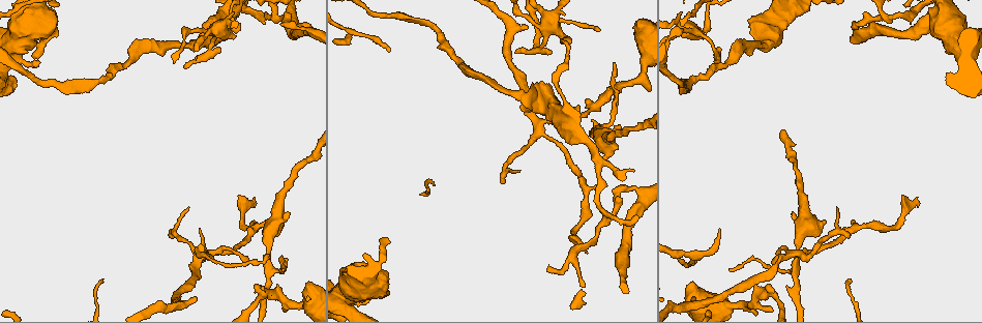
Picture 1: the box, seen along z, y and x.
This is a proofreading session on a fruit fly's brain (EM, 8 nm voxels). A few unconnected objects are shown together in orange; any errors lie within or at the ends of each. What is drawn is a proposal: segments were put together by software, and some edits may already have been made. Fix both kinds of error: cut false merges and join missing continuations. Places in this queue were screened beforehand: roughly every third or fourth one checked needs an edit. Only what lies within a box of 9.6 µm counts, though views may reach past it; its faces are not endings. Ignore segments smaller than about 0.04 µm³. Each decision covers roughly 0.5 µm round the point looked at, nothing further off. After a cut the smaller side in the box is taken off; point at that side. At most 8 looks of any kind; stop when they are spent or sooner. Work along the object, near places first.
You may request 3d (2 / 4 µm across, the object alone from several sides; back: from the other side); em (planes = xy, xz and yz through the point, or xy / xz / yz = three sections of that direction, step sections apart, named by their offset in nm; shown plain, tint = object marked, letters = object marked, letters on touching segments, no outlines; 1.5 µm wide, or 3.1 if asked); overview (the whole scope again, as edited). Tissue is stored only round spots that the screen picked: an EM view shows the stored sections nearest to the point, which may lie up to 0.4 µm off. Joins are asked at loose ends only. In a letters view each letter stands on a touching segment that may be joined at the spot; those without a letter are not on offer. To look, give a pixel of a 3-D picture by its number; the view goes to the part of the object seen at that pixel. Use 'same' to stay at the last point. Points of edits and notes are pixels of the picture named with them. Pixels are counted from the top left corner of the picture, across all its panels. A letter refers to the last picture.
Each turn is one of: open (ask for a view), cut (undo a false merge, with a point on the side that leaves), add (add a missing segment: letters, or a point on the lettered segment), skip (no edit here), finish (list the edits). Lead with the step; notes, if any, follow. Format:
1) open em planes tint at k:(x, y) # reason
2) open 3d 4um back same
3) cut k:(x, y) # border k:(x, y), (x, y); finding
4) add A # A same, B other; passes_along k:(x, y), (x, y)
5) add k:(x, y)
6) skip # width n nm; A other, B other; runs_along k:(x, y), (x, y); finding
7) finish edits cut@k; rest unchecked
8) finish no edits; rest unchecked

open 3d 2um back at 1:(275, 11) # looks like a crossing

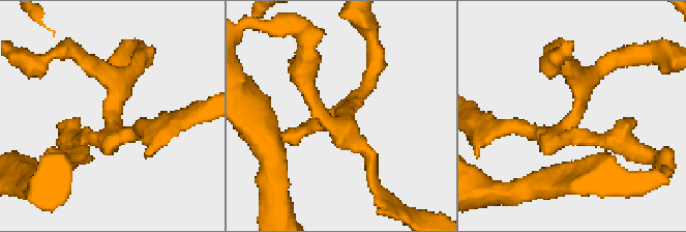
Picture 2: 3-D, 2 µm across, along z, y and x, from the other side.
open em xz step 4 letters at 2:(105, 123) # arms 4; need the tissue

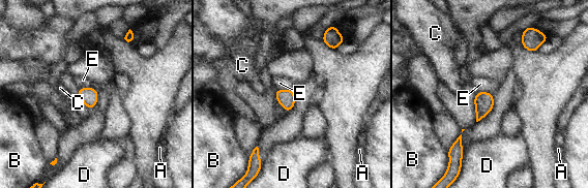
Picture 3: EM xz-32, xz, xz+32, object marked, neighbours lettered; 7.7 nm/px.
skip # longest_contact E 140 nm; A other, B other, C other, D other, E other; continuous, no second neuron

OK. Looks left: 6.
open 3d 4um at 1:(852, 221) # tapers out

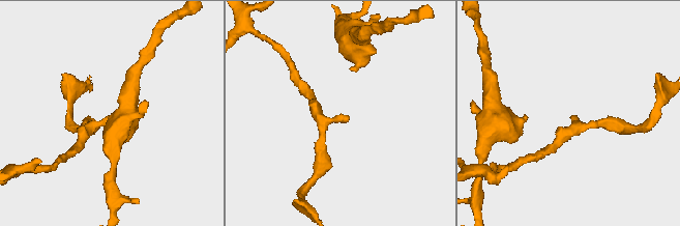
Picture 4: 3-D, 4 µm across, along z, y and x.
open em xz step 8 letters at 4:(349, 118) # arm_widths 180, 190 nm; shape alone is not enough

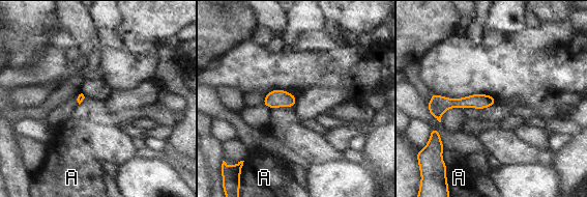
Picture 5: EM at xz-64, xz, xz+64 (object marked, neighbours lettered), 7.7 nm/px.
skip # longest_contact A 190 nm; A other; border 5:(294, 106), (280, 106), (271, 109); none of them fits

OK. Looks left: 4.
open em planes letters at 1:(504, 181) # an open end

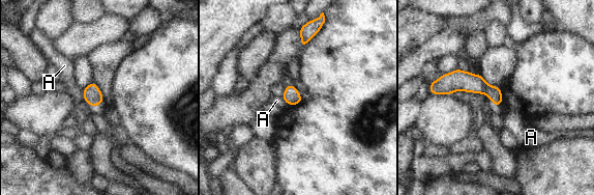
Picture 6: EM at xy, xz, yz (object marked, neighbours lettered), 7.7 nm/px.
skip # A other; runs_along 6:(435, 91), (476, 84), (500, 99); none of them fits

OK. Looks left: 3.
finish no edits; rest unchecked

